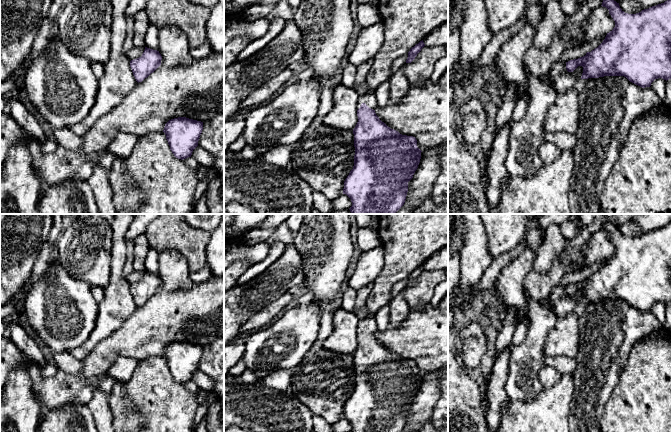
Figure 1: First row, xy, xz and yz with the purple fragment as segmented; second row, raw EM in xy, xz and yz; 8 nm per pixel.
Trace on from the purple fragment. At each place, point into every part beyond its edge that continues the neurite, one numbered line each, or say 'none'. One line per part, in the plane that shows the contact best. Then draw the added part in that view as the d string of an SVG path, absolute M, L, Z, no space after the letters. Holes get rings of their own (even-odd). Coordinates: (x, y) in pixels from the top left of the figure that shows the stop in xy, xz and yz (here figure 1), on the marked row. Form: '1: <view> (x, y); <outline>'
1: xz (369, 98); M369 90L366 94L359 96L357 110L360 108L362 103L365 103L369 108L373 110L376 109L377 98L375 96L374 90Z

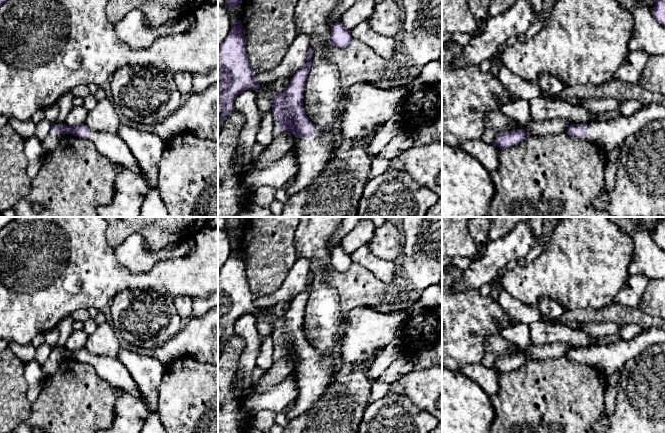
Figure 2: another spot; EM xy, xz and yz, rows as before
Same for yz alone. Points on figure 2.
1: yz (607, 135); M657 103L644 105L630 116L621 115L609 122L596 122L586 125L585 139L609 153L622 145L631 135L640 131L649 121L661 119L665 119L665 107Z

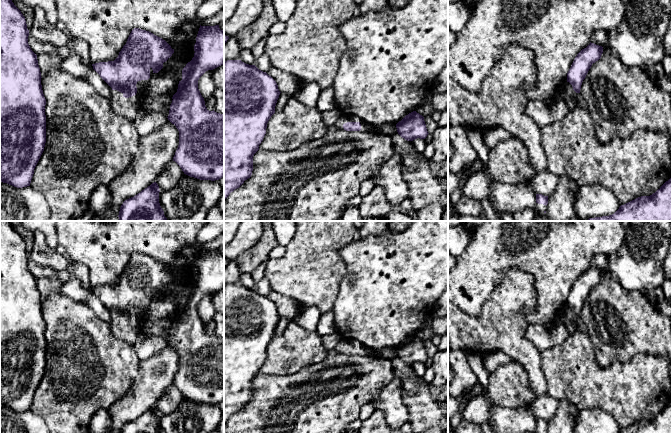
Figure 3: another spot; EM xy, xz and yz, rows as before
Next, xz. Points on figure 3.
1: xz (365, 127); M342 114L339 117L339 119L334 124L333 128L344 130L343 125L347 122L359 122L361 124L361 130L360 130L361 132L375 132L373 125L366 123L364 121L361 121L356 116L347 116L344 114Z

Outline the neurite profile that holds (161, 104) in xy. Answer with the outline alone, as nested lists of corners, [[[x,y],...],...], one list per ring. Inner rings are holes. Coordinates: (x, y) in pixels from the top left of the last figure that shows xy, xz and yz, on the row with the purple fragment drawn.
[[[159,96],[154,101],[143,105],[142,108],[146,111],[163,113],[166,117],[168,117],[172,100],[172,97],[169,96]]]

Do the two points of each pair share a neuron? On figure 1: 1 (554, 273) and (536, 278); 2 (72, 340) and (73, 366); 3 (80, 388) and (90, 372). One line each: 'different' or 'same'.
1: same
2: different
3: different

